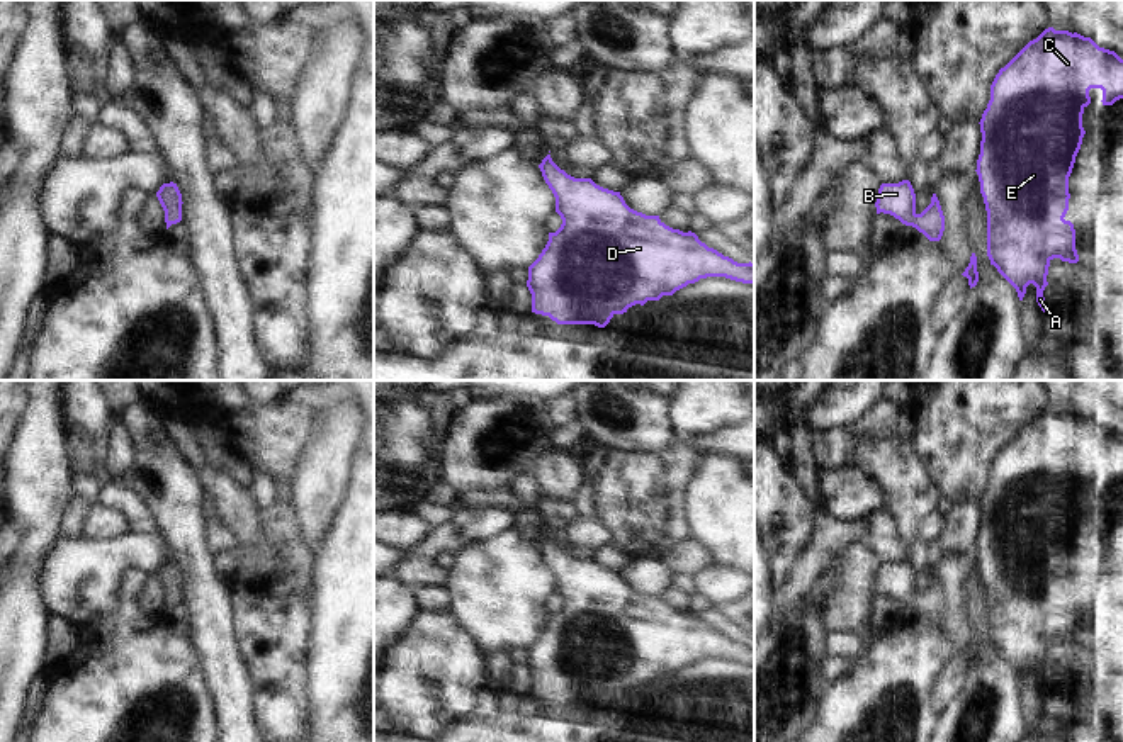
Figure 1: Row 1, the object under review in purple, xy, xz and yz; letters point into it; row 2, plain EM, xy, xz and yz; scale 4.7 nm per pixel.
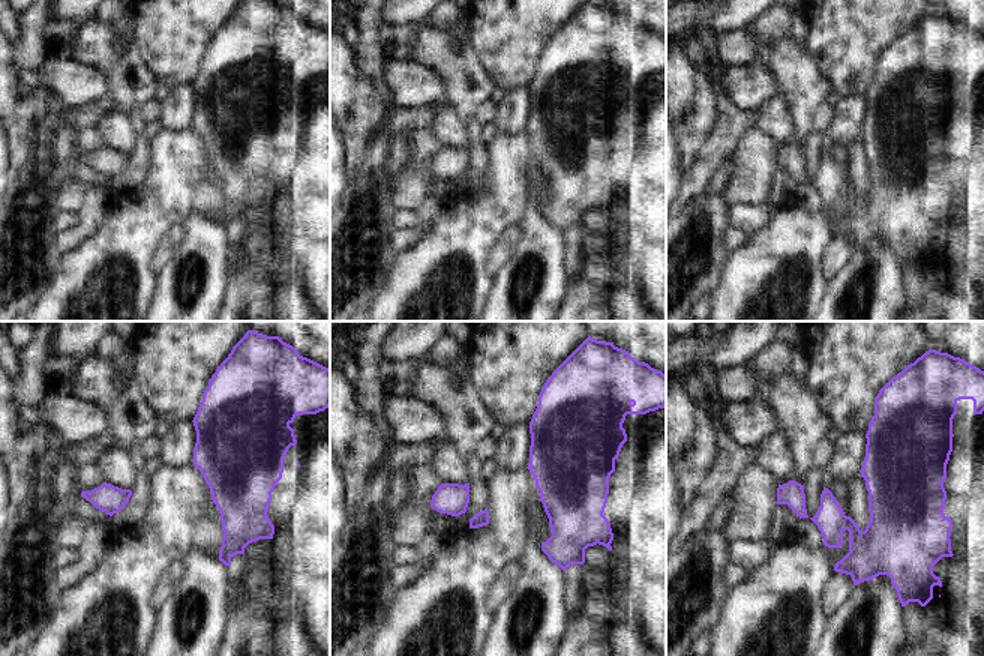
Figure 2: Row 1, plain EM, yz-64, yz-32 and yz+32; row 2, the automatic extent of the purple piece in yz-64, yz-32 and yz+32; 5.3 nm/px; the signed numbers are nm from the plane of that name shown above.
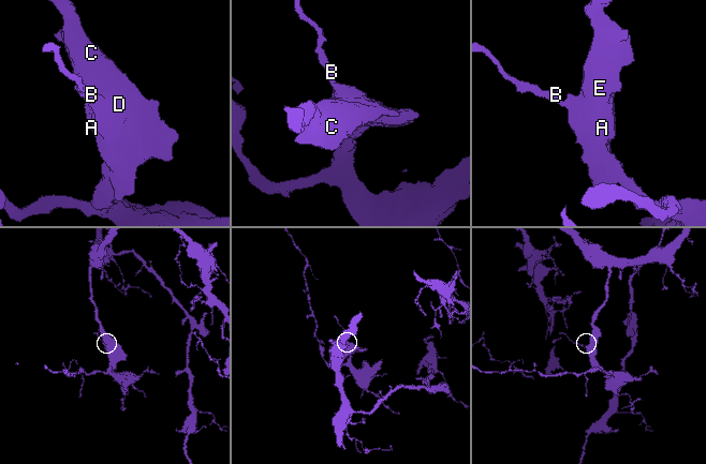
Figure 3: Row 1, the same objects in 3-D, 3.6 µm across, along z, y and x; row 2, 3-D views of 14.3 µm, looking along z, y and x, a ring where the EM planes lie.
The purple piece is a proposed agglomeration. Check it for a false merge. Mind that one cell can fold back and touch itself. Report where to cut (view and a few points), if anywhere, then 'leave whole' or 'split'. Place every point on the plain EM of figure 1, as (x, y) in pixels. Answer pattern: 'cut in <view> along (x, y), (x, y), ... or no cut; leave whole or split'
no cut; leave whole

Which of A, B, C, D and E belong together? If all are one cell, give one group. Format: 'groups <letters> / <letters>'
groups A B C D E

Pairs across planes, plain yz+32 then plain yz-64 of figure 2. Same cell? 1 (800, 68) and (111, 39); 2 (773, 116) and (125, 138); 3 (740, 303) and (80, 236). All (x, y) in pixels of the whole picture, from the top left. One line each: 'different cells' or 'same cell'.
1: same cell
2: same cell
3: different cells

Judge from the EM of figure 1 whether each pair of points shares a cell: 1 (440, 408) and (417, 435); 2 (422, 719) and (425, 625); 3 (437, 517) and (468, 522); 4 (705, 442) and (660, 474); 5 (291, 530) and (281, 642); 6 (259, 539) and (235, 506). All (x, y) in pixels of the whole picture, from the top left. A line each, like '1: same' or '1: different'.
1: same
2: same
3: different
4: different
5: same
6: same

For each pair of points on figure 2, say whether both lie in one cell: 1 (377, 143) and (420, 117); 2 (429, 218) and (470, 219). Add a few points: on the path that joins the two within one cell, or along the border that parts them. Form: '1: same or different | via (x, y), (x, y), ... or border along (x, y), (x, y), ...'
1: same | via (387, 134), (401, 120), (410, 119)
2: different | border along (443, 207), (437, 219), (413, 245)

